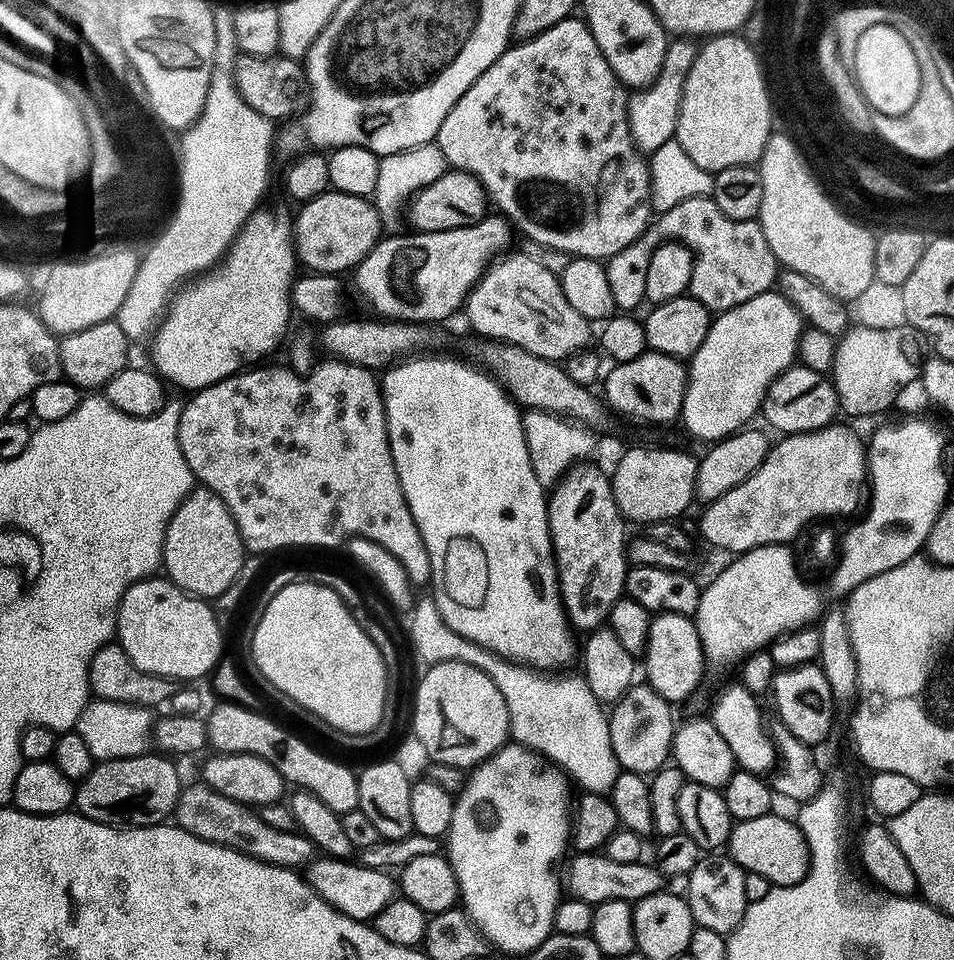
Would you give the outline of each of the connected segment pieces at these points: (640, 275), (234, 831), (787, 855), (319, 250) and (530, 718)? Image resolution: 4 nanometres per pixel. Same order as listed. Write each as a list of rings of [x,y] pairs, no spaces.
[[[711,195],[686,198],[686,202],[665,208],[659,215],[633,244],[608,257],[604,264],[617,309],[632,310],[636,303],[644,300],[648,260],[652,251],[665,242],[679,242],[691,250],[690,295],[706,305],[709,313],[728,312],[742,302],[769,291],[777,283],[778,261],[756,220],[726,218],[726,214],[718,210]]]
[[[195,783],[180,791],[173,812],[177,827],[186,829],[188,833],[211,844],[221,844],[223,848],[233,848],[256,860],[265,860],[268,864],[277,864],[283,868],[299,869],[317,855],[316,845],[299,831],[274,830],[274,826],[266,826],[264,820],[249,805],[218,794],[218,790],[214,790],[209,784]]]
[[[769,814],[762,818],[737,820],[728,835],[727,855],[745,872],[762,874],[769,885],[789,888],[797,884],[808,872],[808,843],[795,819]]]
[[[329,190],[323,192],[318,198],[305,200],[299,205],[300,213],[296,216],[296,232],[294,228],[294,247],[301,265],[312,272],[326,272],[329,274],[344,274],[355,269],[370,254],[370,250],[382,238],[382,221],[377,212],[375,203],[371,199]]]
[[[431,598],[417,599],[410,609],[410,615],[408,640],[412,643],[413,654],[424,666],[453,660],[485,672],[494,686],[498,686],[502,698],[506,698],[510,736],[515,743],[555,764],[575,783],[577,780],[584,792],[593,792],[596,796],[611,793],[618,775],[618,765],[610,746],[609,713],[605,705],[594,698],[583,675],[549,674],[497,656],[481,644],[470,642],[462,638],[462,634],[450,630]]]

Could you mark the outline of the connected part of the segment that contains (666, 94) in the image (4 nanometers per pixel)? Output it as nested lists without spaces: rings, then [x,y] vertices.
[[[682,36],[673,39],[666,50],[666,58],[662,62],[662,70],[656,81],[648,85],[647,88],[633,91],[627,97],[628,129],[641,153],[656,152],[658,146],[666,146],[666,142],[675,137],[684,82],[700,49],[701,45],[693,37]]]

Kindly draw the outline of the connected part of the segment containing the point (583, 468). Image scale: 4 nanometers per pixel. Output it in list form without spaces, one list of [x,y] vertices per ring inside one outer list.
[[[592,463],[569,468],[546,496],[560,602],[569,625],[576,630],[591,630],[607,621],[614,602],[625,595],[630,567],[624,536],[626,521],[614,502],[609,473]]]

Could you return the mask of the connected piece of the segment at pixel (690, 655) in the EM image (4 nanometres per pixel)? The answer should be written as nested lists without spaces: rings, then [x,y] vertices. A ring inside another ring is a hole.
[[[662,612],[651,617],[648,635],[642,653],[642,672],[646,683],[662,698],[677,702],[690,695],[704,674],[706,661],[704,647],[698,638],[696,622],[692,616],[683,616],[677,612]]]

